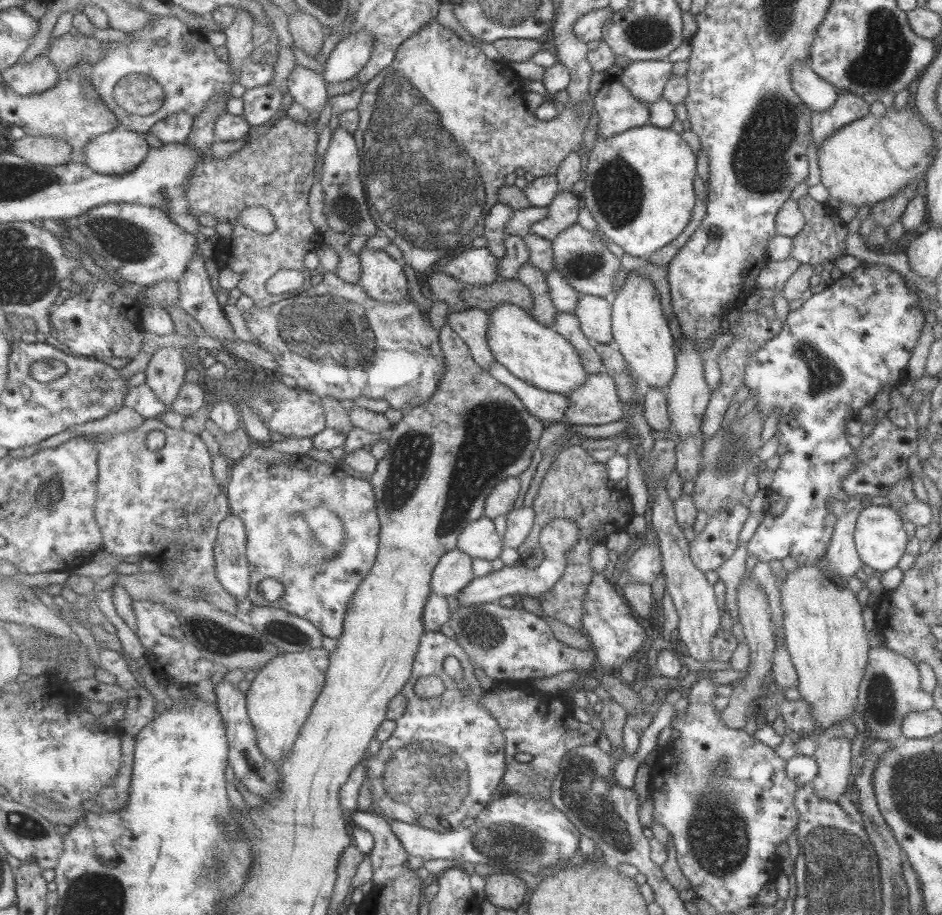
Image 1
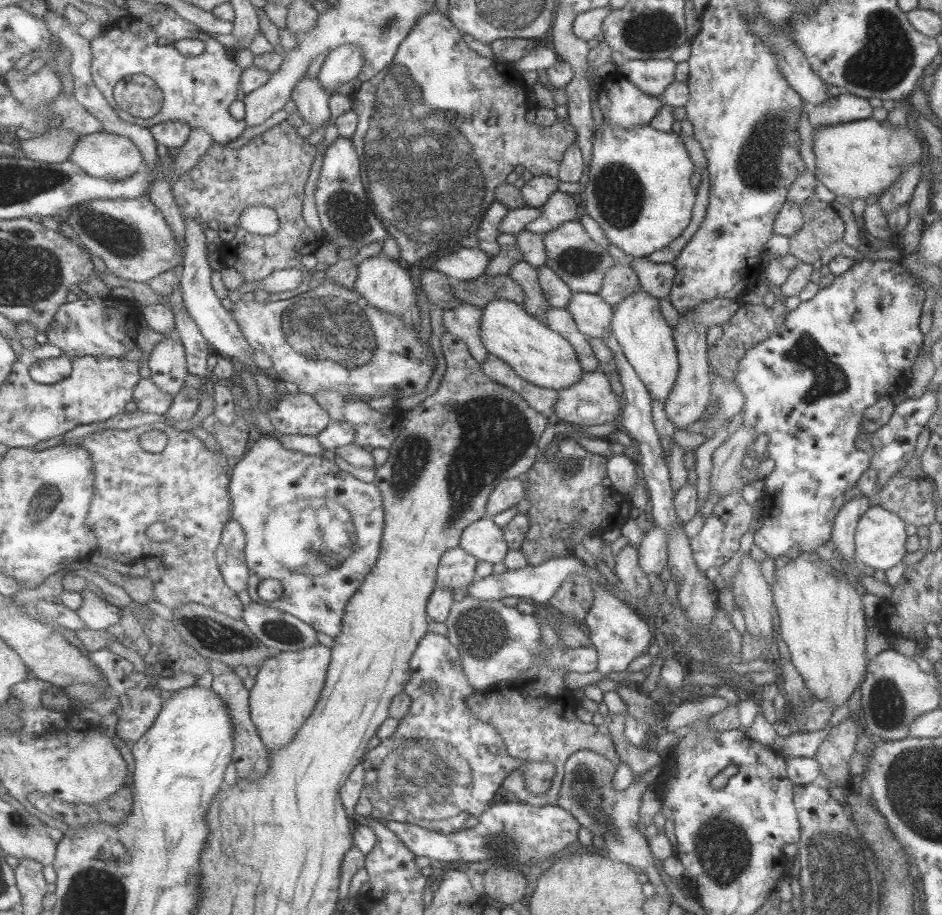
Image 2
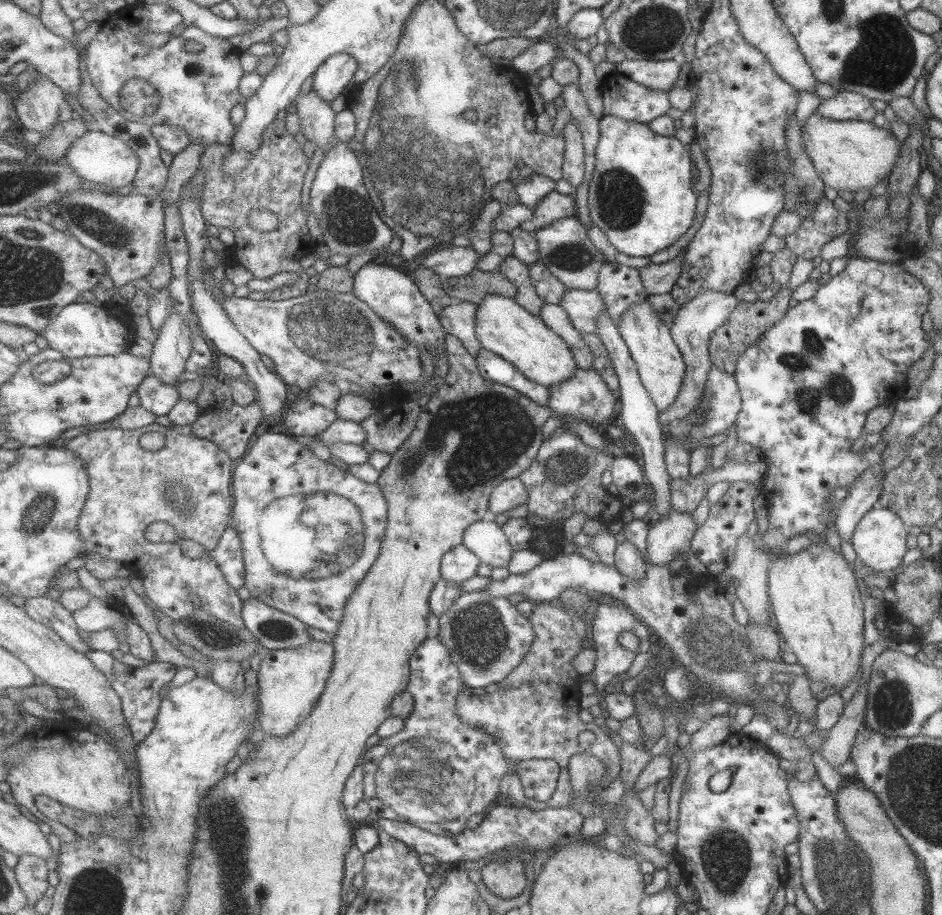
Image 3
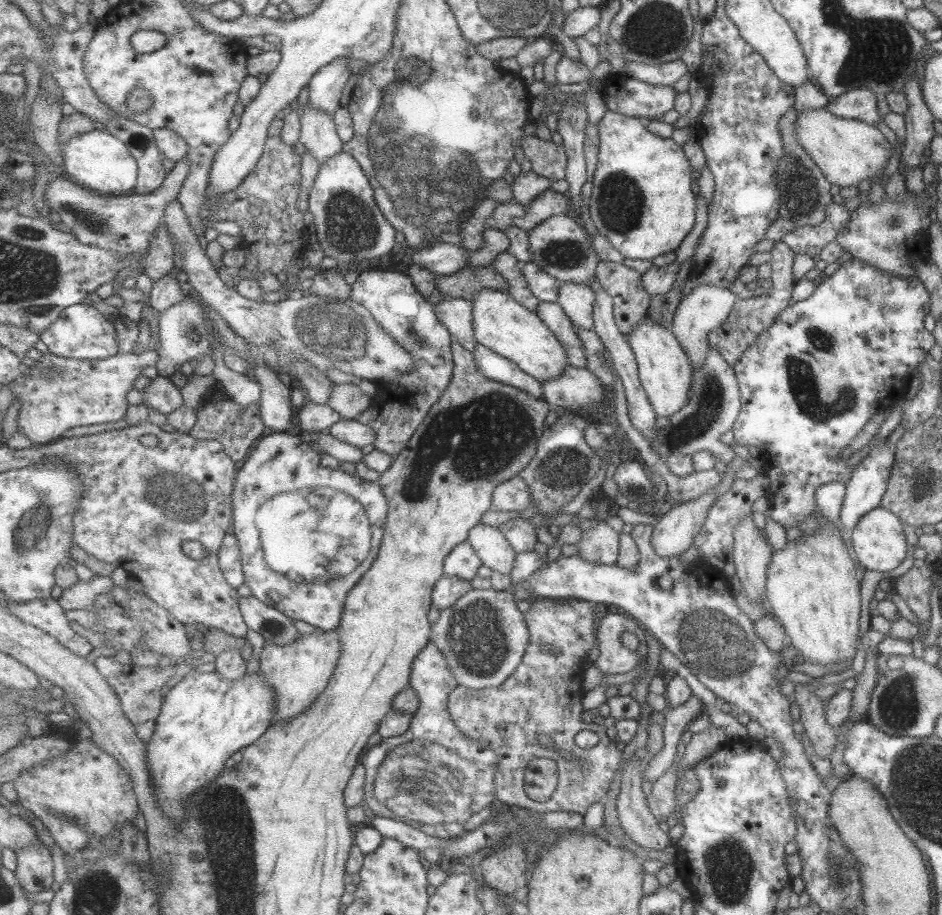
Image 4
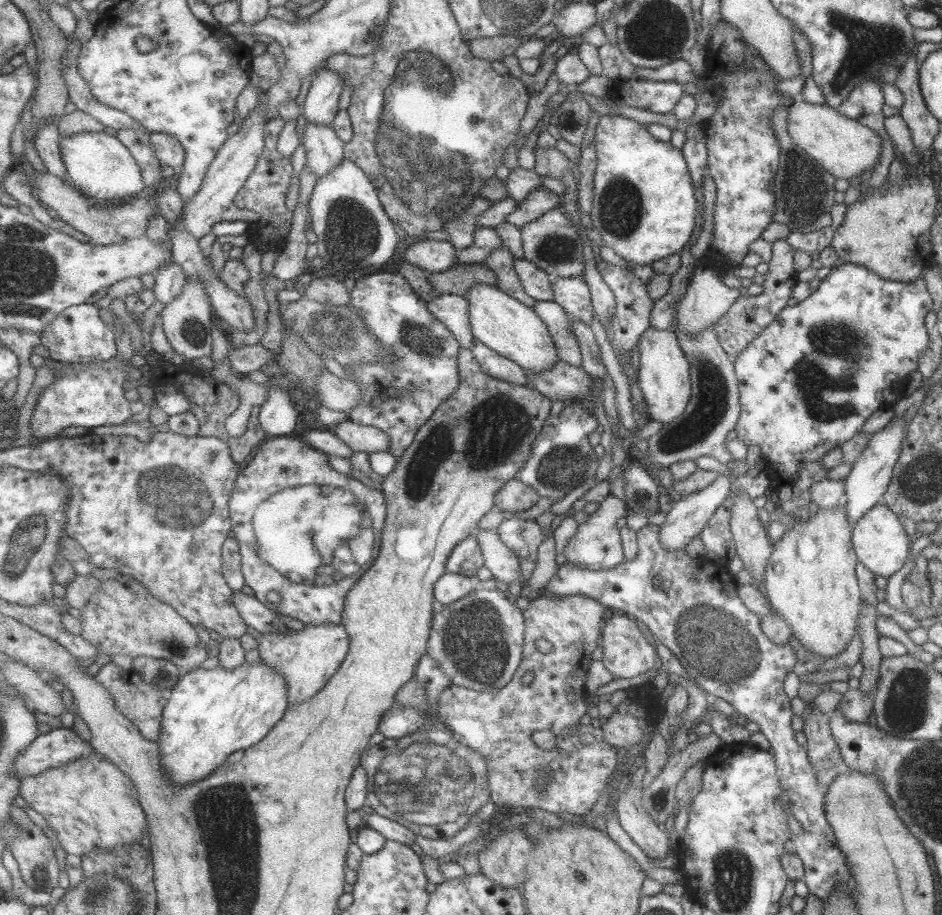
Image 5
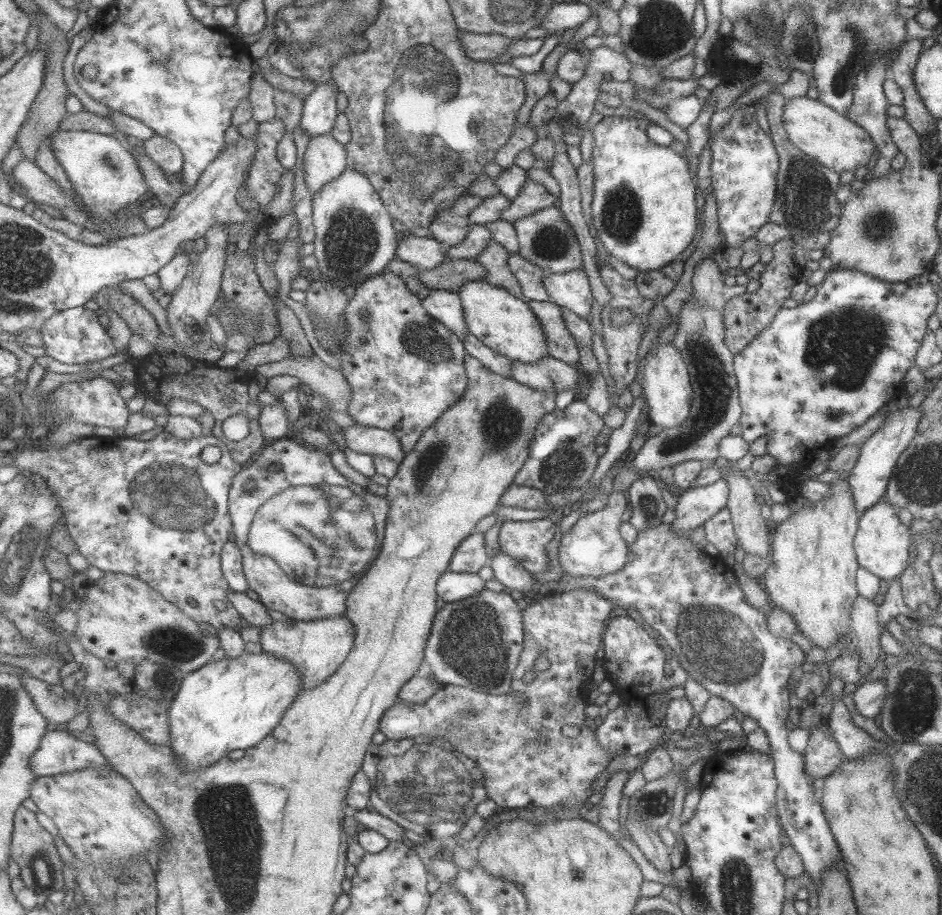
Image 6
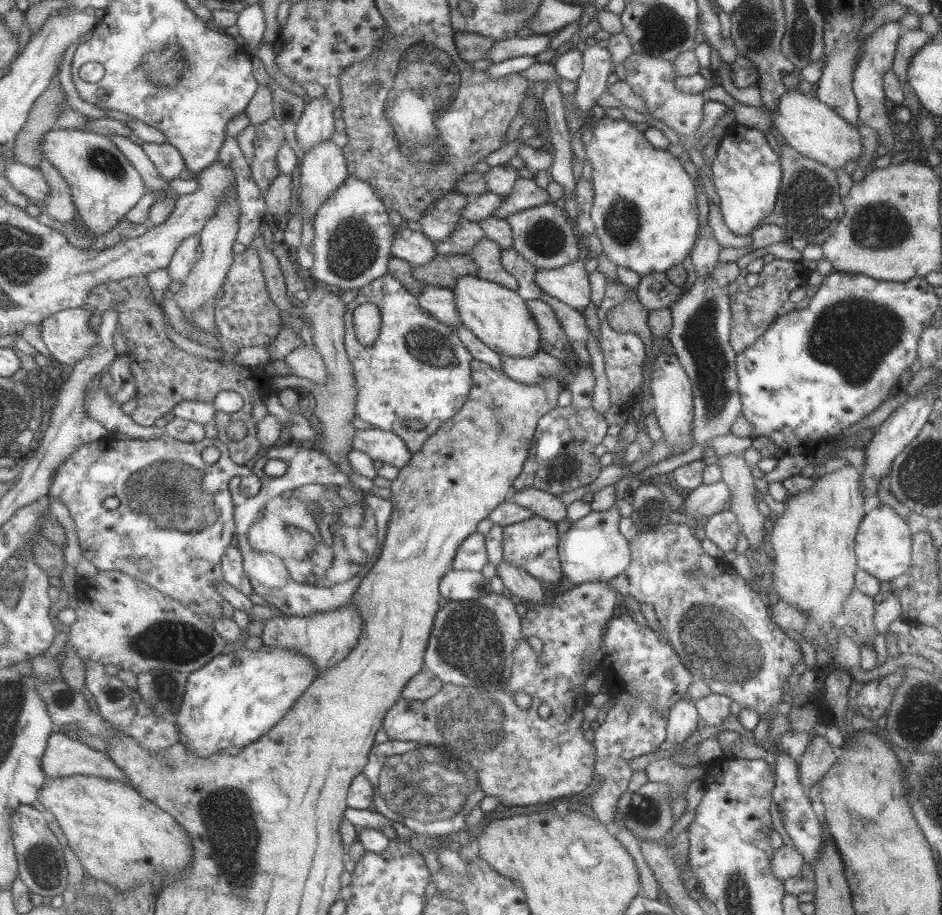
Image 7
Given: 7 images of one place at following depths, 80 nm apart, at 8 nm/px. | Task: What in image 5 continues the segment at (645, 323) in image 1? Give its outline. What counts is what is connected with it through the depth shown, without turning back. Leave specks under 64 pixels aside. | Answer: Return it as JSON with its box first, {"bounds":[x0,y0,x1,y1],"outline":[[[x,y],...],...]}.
{"bounds":[636,327,690,424],"outline":[[[649,327],[639,336],[636,346],[639,350],[637,383],[649,418],[661,424],[670,423],[683,412],[690,397],[689,363],[677,344],[677,334]]]}

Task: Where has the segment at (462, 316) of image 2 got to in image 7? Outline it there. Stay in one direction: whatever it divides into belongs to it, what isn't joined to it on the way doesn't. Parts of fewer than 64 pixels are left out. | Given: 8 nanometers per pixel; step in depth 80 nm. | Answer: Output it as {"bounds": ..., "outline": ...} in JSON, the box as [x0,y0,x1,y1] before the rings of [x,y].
{"bounds":[420,284,462,330],"outline":[[[429,284],[420,294],[420,303],[425,310],[436,316],[443,324],[449,324],[453,330],[457,330],[462,323],[456,294],[450,288]]]}

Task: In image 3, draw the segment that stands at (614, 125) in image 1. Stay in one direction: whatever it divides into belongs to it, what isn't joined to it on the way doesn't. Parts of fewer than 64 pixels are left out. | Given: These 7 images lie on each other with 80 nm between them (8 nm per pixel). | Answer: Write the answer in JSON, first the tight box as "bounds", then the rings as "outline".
{"bounds":[600,72,670,123],"outline":[[[619,72],[600,80],[602,114],[648,123],[670,106],[665,90],[649,90]]]}

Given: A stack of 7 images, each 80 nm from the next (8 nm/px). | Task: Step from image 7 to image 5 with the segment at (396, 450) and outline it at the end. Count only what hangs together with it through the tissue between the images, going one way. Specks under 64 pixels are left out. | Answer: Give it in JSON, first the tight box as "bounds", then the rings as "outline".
{"bounds":[332,419,390,454],"outline":[[[351,419],[334,426],[332,429],[343,442],[359,452],[371,454],[387,451],[390,445],[389,435],[381,428],[357,424]]]}

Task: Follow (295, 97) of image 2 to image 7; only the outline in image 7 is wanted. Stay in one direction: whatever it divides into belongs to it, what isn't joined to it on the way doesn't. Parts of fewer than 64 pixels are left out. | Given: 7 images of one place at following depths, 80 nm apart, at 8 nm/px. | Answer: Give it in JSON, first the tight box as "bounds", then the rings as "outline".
{"bounds":[298,140,351,224],"outline":[[[326,140],[321,144],[312,146],[302,156],[301,160],[301,189],[298,192],[299,202],[301,202],[301,216],[303,220],[315,224],[315,218],[321,210],[323,204],[327,204],[329,196],[337,192],[337,188],[347,180],[351,174],[349,172],[348,158],[345,156],[344,147],[332,140]]]}

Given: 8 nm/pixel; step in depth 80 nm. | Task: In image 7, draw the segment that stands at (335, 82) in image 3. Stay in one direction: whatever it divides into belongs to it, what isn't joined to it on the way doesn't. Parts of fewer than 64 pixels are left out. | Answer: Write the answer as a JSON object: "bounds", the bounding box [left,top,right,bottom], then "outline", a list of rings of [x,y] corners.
{"bounds":[296,92,336,152],"outline":[[[326,92],[307,101],[306,109],[296,128],[298,141],[305,152],[316,144],[332,140],[336,131],[335,108]]]}

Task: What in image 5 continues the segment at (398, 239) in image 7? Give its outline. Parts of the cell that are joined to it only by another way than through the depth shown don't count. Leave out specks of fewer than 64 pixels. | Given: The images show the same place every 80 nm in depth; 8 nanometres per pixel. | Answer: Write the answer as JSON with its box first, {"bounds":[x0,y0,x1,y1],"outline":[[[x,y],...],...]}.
{"bounds":[403,240,458,273],"outline":[[[426,240],[413,242],[403,254],[405,261],[431,273],[451,270],[458,263],[458,249],[449,241]]]}

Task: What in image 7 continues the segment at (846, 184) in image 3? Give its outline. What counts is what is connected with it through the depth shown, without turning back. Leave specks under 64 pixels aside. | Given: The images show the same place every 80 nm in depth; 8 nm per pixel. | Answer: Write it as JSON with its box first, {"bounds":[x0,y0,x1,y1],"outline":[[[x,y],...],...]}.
{"bounds":[771,89,863,169],"outline":[[[794,89],[783,93],[776,109],[771,112],[771,122],[791,148],[831,169],[844,167],[861,156],[863,146],[857,126],[846,123],[832,108],[812,97],[810,93]]]}

